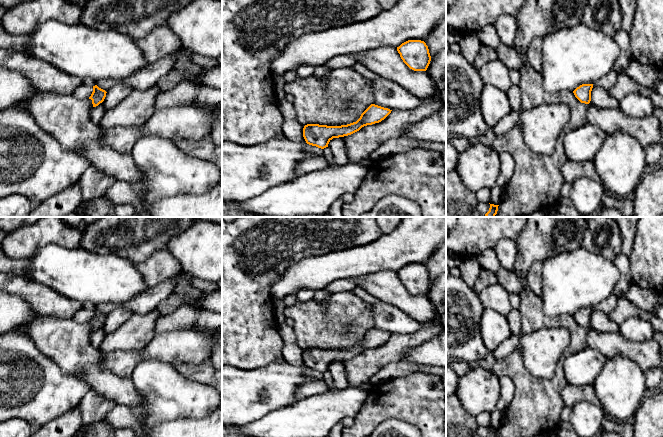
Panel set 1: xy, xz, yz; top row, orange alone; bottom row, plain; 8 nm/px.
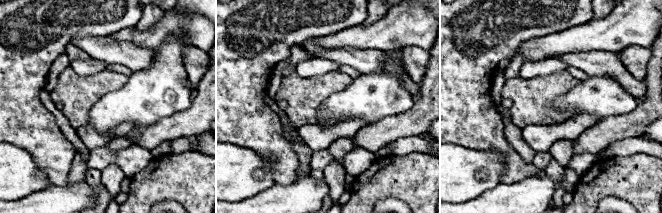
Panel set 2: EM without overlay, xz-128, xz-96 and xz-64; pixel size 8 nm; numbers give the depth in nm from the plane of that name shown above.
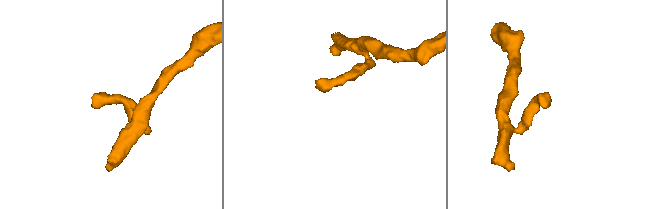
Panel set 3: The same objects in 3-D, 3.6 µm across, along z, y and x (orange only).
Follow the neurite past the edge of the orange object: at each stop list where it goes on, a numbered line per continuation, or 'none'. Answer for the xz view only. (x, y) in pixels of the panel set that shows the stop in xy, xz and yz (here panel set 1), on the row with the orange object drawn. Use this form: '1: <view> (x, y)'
none

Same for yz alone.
1: yz (460, 201)

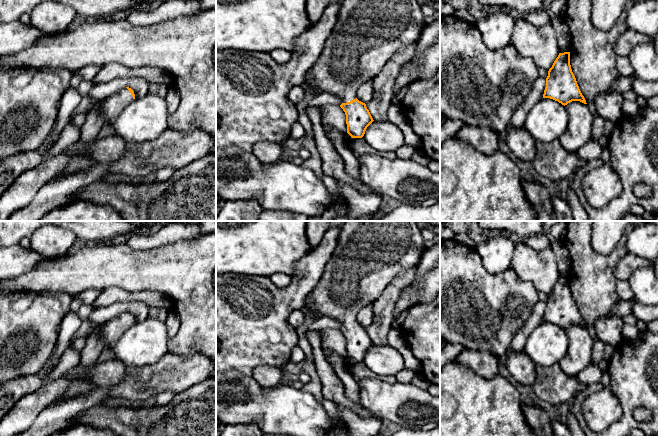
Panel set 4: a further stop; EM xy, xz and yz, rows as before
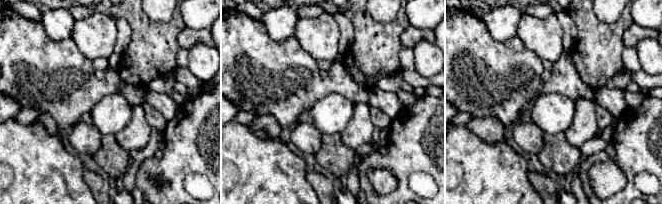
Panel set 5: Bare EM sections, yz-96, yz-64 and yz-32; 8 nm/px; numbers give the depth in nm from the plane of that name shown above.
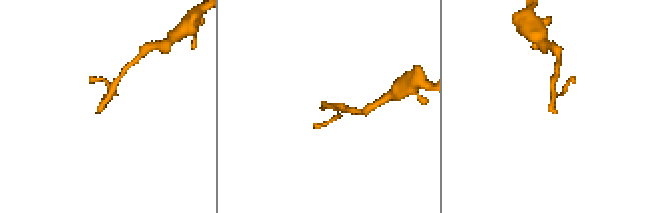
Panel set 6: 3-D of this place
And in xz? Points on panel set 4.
1: xz (368, 33)

